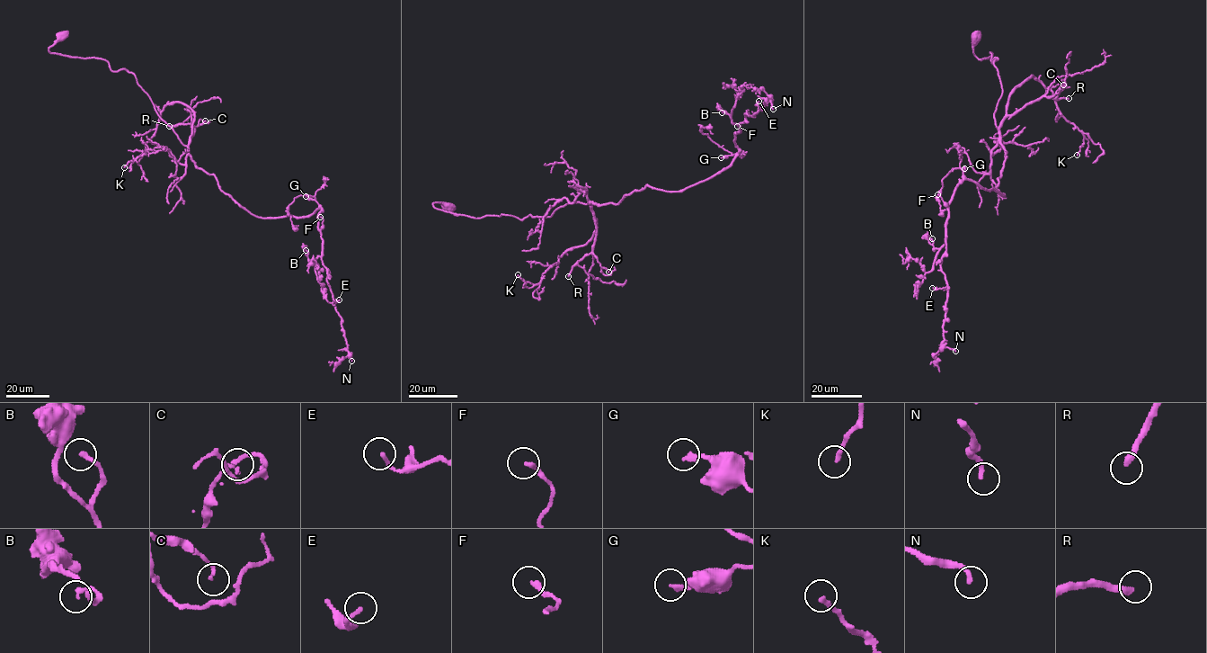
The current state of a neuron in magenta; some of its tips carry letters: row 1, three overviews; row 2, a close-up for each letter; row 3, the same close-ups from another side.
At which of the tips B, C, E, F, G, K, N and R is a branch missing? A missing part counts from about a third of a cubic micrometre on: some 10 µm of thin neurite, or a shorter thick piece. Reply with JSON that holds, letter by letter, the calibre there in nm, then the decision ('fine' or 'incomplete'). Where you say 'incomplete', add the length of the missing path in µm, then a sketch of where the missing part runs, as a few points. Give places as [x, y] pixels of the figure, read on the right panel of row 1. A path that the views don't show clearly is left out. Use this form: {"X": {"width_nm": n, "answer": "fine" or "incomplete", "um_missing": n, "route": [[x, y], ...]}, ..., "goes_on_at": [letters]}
{"B": {"width_nm": 200, "answer": "fine"}, "C": {"width_nm": 90, "answer": "fine"}, "E": {"width_nm": 190, "answer": "fine"}, "F": {"width_nm": 190, "answer": "fine"}, "G": {"width_nm": 240, "answer": "fine"}, "K": {"width_nm": 200, "answer": "fine"}, "N": {"width_nm": 200, "answer": "fine"}, "R": {"width_nm": 280, "answer": "incomplete", "um_missing": 25, "route": [[1069, 98], [1080, 94], [1091, 110]]}, "goes_on_at": ["R"]}

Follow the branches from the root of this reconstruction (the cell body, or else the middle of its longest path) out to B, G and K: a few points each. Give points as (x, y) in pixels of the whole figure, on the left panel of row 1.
B: (63, 36), (49, 52), (131, 73), (194, 163), (252, 214), (321, 210), (322, 254), (313, 262), (306, 250)
G: (63, 36), (49, 52), (131, 73), (194, 163), (252, 214), (311, 215), (319, 205), (306, 196)
K: (63, 36), (49, 52), (131, 73), (187, 146), (194, 112), (167, 103), (124, 167)

